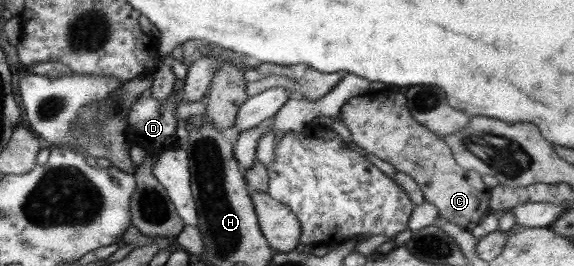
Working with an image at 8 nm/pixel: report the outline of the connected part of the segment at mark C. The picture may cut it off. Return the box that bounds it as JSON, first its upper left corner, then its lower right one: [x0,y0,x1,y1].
[340,94,490,229]

